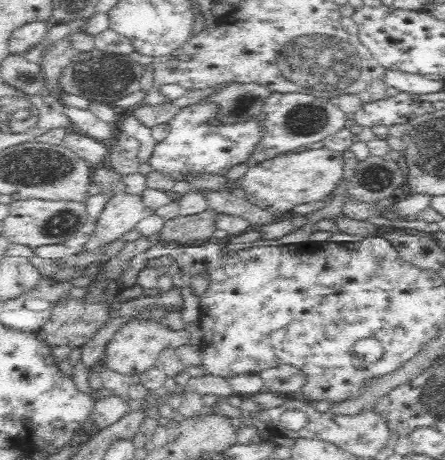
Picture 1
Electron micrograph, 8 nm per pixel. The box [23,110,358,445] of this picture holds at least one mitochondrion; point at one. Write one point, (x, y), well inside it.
(59, 224)

